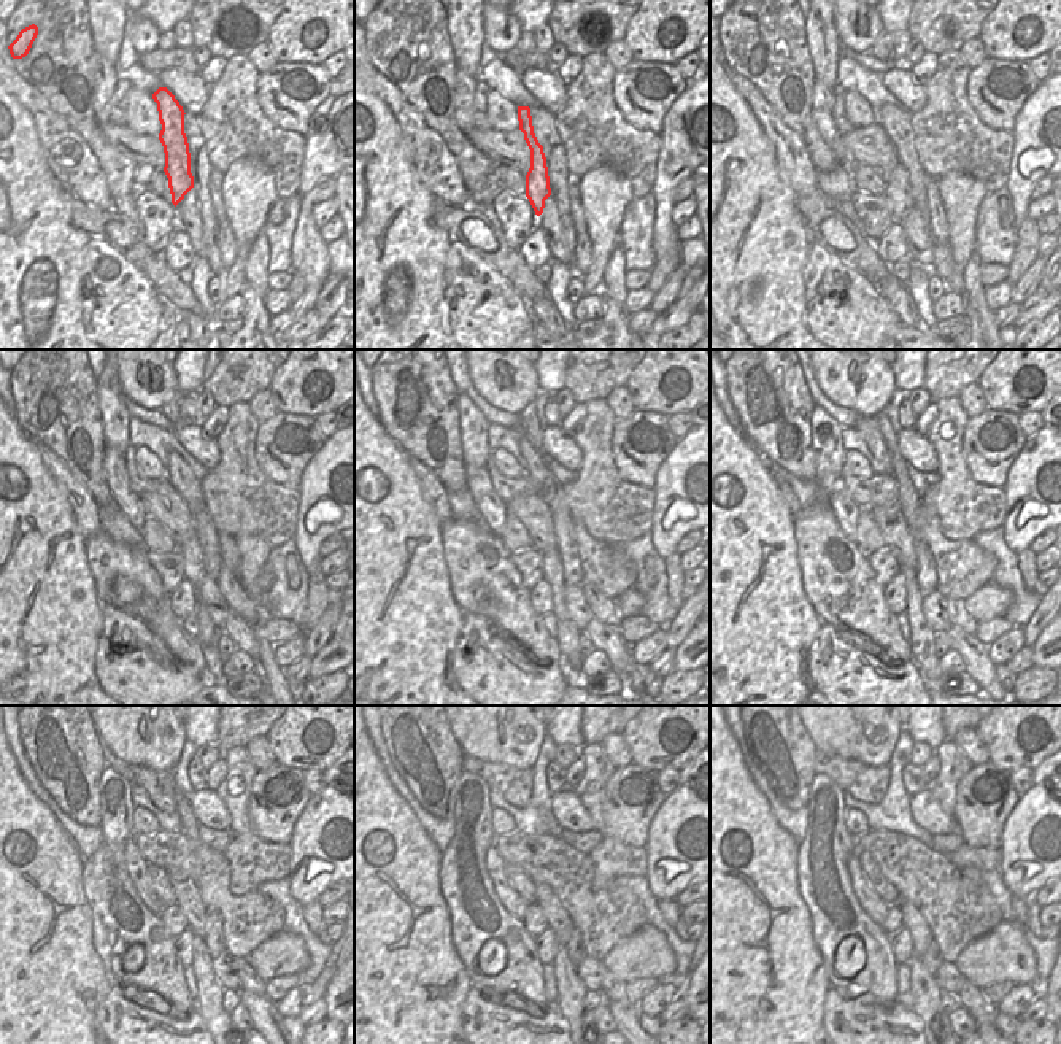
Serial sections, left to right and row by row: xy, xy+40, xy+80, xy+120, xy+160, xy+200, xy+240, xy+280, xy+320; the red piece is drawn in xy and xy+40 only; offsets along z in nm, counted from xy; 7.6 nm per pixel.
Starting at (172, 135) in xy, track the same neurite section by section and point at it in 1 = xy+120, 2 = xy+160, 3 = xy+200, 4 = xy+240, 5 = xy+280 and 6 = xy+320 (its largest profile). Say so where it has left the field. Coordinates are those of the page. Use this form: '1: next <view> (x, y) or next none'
1: next xy+120 (192, 556)
2: next xy+160 (567, 634)
3: next xy+200 (922, 642)
4: next xy+240 (210, 990)
5: next xy+280 (571, 990)
6: next xy+320 (937, 1028)

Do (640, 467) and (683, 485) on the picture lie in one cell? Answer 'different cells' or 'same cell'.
different cells

